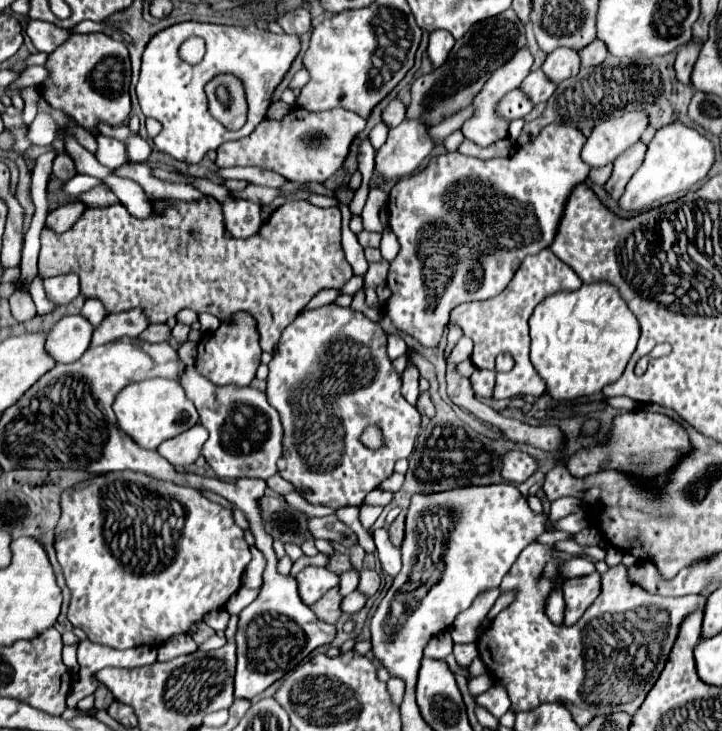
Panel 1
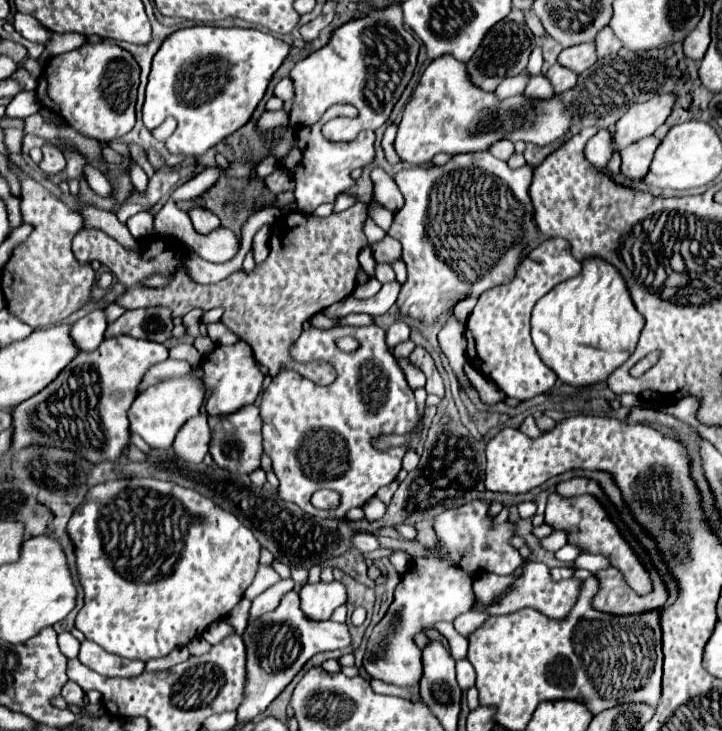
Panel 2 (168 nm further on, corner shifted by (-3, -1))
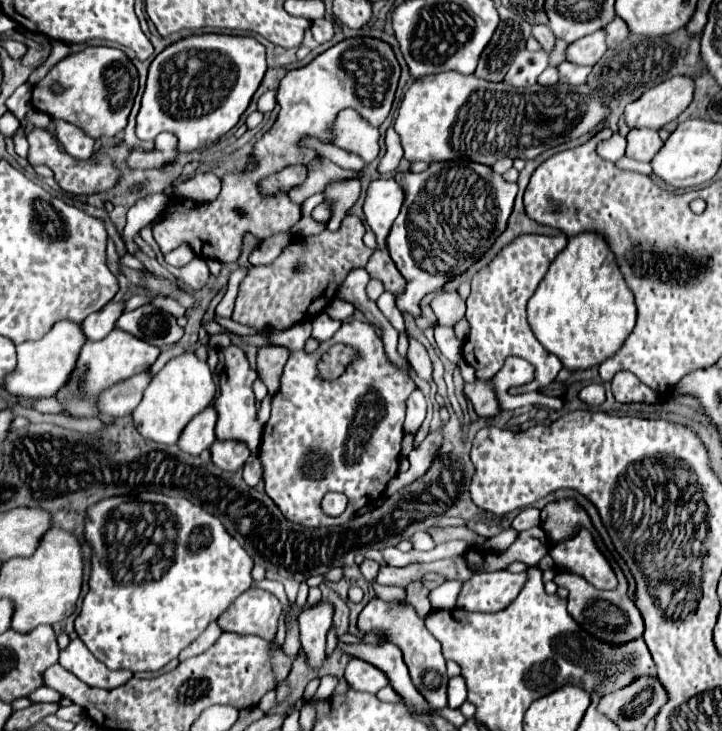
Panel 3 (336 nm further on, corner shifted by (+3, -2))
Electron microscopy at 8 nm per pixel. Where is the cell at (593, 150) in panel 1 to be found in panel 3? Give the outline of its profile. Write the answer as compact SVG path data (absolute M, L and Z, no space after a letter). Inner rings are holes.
M686 75L670 77L652 89L648 89L640 99L632 101L624 115L626 123L634 127L660 129L670 121L676 121L690 101L694 99L694 79Z

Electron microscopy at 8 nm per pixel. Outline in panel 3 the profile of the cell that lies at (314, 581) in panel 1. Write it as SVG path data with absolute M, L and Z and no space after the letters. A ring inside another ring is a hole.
M320 601L314 607L304 607L300 615L300 641L306 653L306 663L316 671L322 667L326 659L324 647L328 629L332 627L332 613L332 605Z

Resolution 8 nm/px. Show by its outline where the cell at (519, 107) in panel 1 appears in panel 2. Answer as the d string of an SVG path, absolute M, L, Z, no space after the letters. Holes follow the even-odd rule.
M540 74L540 76L534 76L528 82L528 88L524 90L524 96L532 96L532 98L538 98L538 100L548 100L548 96L554 96L554 92L552 92L550 82Z

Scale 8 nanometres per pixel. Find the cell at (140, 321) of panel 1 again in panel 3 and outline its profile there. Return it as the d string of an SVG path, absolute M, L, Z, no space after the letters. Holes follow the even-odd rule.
M144 305L122 313L116 327L160 349L172 347L184 335L184 329L176 323L176 317L154 305Z

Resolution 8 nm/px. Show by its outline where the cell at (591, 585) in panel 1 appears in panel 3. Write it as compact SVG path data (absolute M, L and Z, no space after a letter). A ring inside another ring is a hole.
M492 571L492 573L476 573L472 575L460 595L458 607L466 611L482 611L494 613L510 605L514 597L524 587L526 573L510 573L510 571Z

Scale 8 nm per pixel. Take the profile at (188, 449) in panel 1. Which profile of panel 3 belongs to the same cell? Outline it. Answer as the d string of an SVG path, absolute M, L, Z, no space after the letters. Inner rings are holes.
M210 405L202 413L198 413L182 431L182 437L178 441L178 447L190 455L200 455L204 449L208 449L214 441L214 425L216 425L216 409Z

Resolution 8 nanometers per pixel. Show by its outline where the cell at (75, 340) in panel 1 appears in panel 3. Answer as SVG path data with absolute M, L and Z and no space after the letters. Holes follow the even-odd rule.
M110 301L100 311L88 315L82 323L82 331L88 337L88 341L104 339L116 327L116 321L122 315L124 305L124 301Z

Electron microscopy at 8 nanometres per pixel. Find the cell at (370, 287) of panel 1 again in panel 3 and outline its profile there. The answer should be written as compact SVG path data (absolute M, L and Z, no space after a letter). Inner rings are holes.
M334 299L324 311L330 315L330 319L346 321L348 317L352 317L352 313L354 313L354 305L350 305L350 303L342 301L342 299Z

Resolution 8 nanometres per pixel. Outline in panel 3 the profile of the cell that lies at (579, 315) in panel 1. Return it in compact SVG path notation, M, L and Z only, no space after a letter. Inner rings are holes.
M578 233L568 239L568 245L552 261L546 277L528 301L528 323L544 349L554 353L562 365L572 371L600 365L622 347L622 341L636 325L636 305L634 295L618 269L618 261L600 233Z

